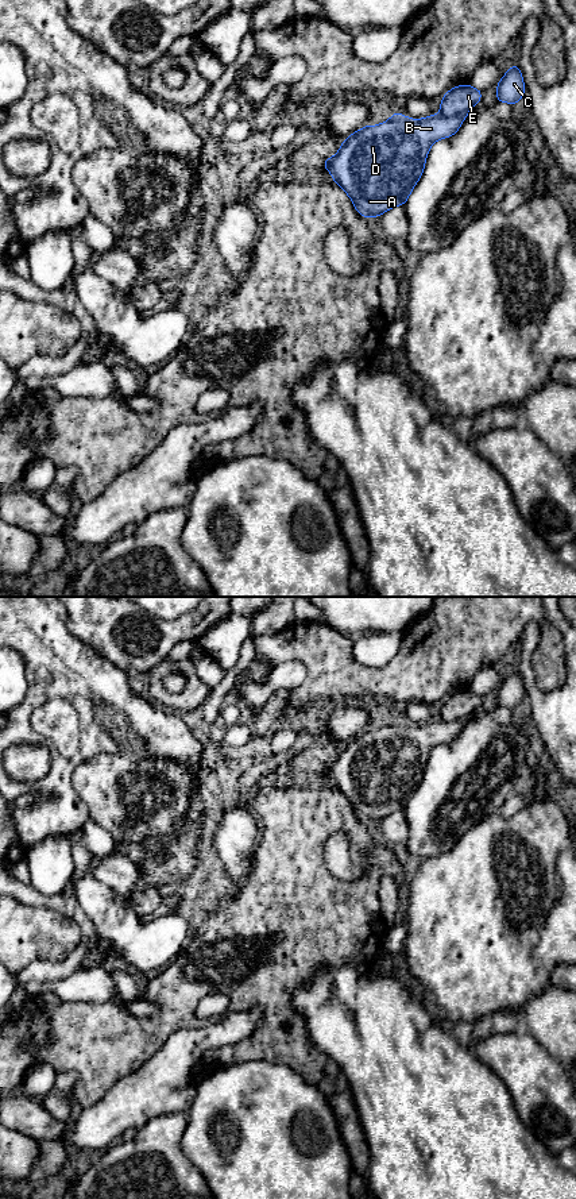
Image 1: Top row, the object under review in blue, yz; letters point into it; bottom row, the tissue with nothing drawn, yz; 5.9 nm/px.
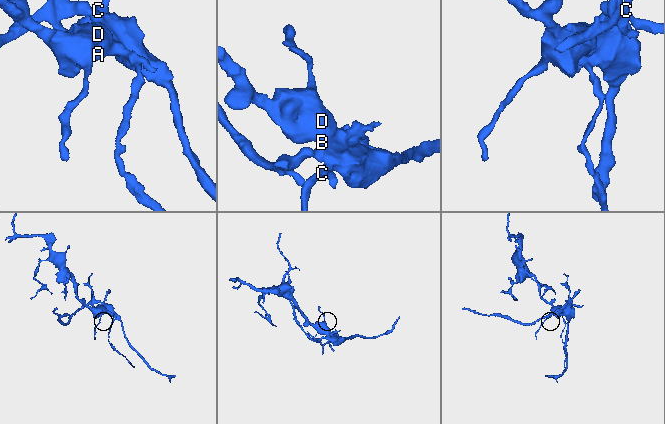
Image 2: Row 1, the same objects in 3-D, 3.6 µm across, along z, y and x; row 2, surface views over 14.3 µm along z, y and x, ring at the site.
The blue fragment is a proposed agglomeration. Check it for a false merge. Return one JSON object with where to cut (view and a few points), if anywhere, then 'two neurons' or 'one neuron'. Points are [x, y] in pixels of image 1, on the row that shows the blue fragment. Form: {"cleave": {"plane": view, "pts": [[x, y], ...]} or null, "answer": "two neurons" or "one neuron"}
{"cleave": {"plane": "yz", "pts": [[468, 108], [452, 116], [439, 115]]}, "answer": "two neurons"}

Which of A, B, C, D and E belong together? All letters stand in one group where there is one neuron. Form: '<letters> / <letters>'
A B C D / E

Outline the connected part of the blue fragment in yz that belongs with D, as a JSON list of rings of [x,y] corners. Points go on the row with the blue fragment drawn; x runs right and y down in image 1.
[[[469,109],[453,117],[429,115],[411,119],[399,112],[376,126],[364,126],[344,139],[339,151],[321,165],[351,198],[356,212],[366,217],[379,217],[384,212],[405,205],[421,180],[430,147],[434,142],[453,136],[461,127]]]

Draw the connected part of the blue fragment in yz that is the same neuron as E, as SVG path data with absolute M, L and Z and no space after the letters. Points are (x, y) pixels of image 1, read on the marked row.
M469 84L449 89L441 99L438 115L453 117L467 112L482 101L482 92L482 89L472 88Z

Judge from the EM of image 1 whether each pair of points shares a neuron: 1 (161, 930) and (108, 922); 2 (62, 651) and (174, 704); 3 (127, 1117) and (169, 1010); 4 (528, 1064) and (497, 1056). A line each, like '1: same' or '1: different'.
1: same
2: different
3: different
4: same

